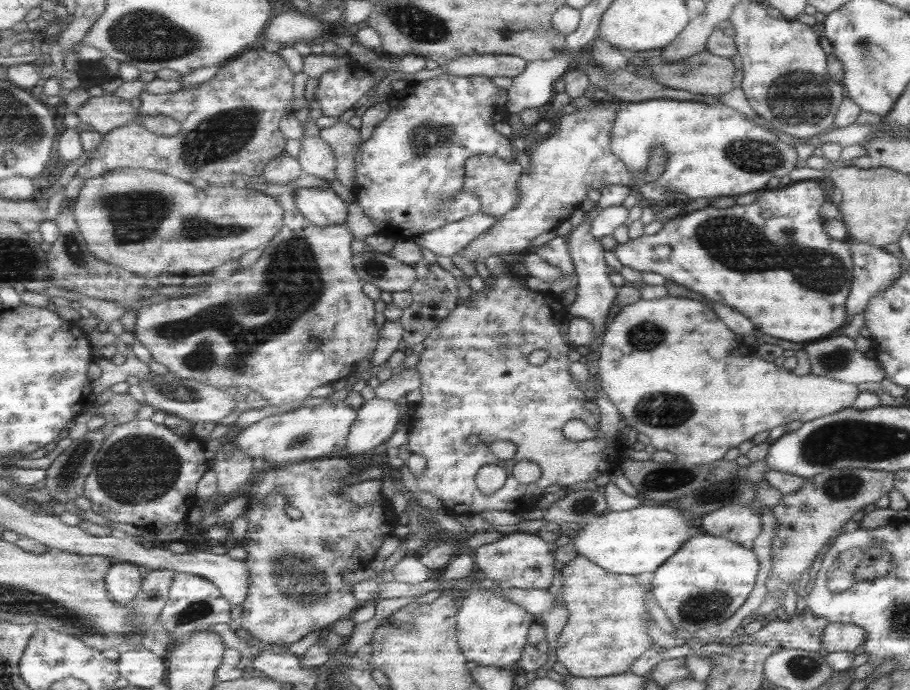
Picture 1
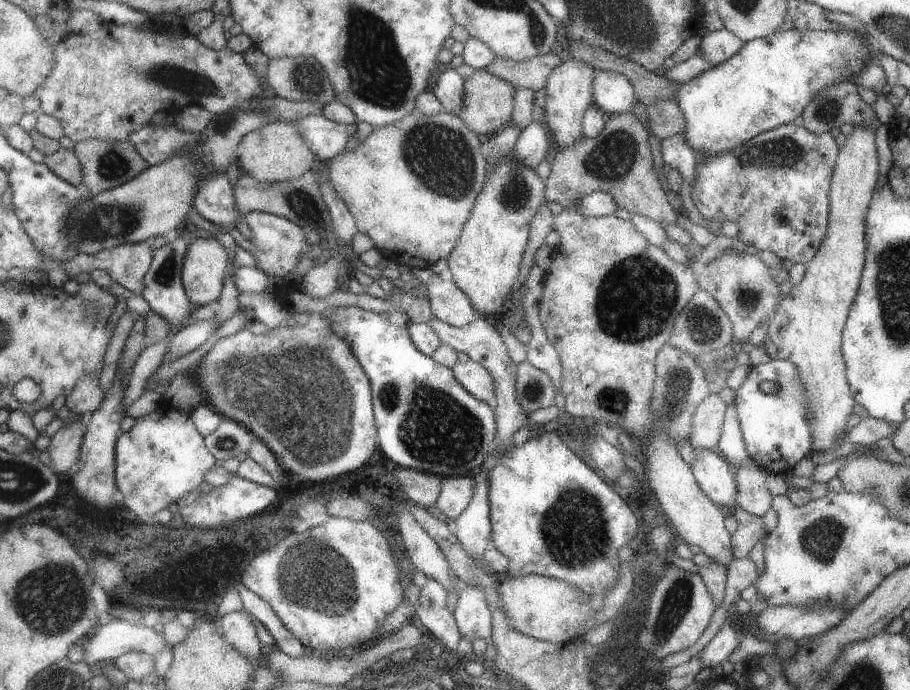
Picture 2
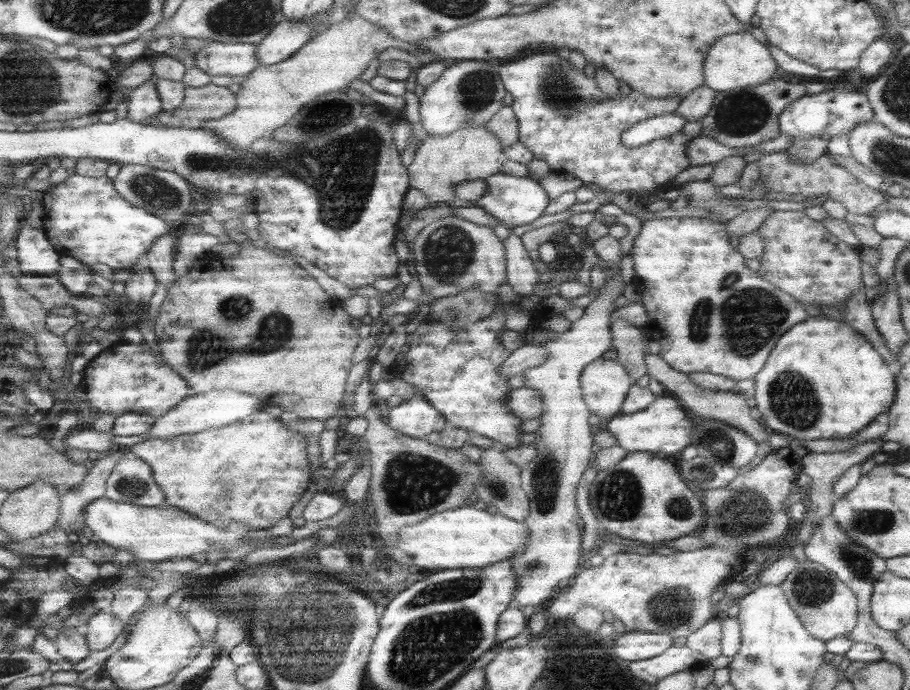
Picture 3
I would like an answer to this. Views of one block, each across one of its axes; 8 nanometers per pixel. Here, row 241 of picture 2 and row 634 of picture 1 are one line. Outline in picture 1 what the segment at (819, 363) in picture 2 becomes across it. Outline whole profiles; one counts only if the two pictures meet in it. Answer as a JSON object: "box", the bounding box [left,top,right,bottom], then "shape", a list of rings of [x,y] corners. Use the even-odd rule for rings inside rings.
{"box":[821,622,864,653],"shape":[[[840,622],[827,623],[821,632],[822,653],[852,653],[864,641],[864,630]]]}

